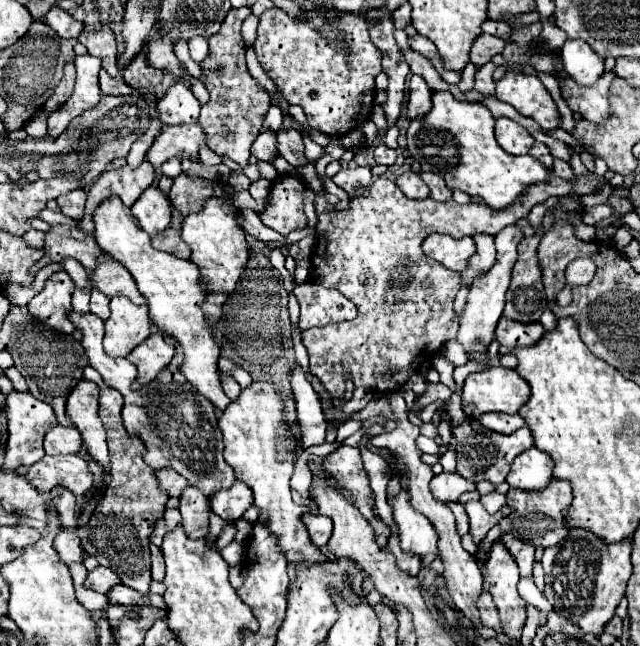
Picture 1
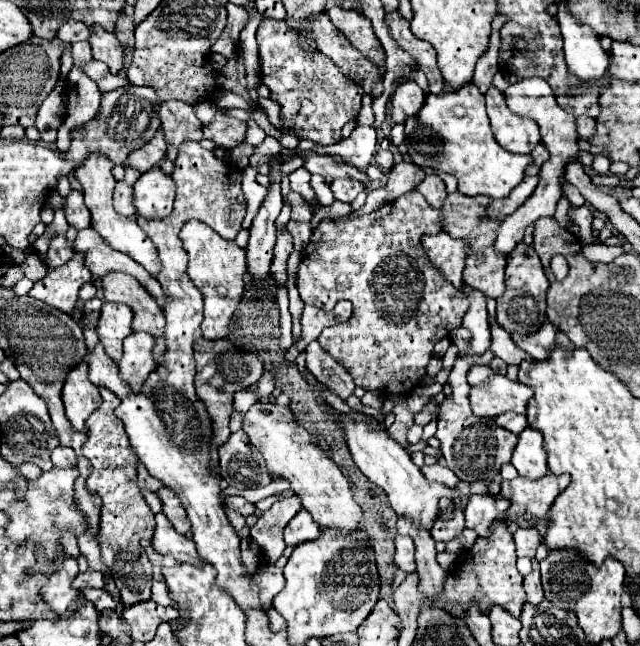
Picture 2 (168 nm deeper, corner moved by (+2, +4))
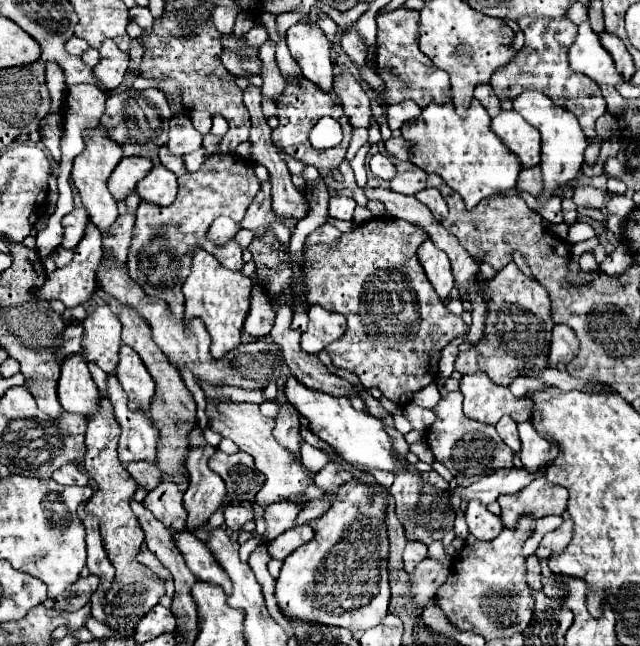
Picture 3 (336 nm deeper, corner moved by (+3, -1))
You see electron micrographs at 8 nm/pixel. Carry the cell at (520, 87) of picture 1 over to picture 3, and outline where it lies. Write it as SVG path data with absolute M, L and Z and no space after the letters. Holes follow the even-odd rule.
M524 91L520 93L516 99L512 99L514 103L514 111L518 111L532 127L536 127L542 135L542 193L536 197L538 203L546 203L550 197L554 197L554 193L566 185L570 179L574 179L578 175L578 171L582 169L582 161L584 161L584 149L588 147L586 143L586 135L578 125L578 119L570 113L564 111L560 107L556 107L552 103L552 99L548 99L548 95L540 93L540 91Z

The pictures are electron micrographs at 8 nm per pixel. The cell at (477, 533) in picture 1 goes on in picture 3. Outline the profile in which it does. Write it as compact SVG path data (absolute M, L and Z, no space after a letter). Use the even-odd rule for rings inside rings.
M470 501L466 507L466 523L470 529L470 535L482 541L490 541L504 529L504 523L498 515L490 513L486 505L480 501Z

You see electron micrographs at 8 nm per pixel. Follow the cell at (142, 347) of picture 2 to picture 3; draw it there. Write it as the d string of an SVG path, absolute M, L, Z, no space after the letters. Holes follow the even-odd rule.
M128 345L120 347L120 363L116 369L116 377L128 395L128 407L148 411L150 399L154 395L154 379L142 363L140 355Z

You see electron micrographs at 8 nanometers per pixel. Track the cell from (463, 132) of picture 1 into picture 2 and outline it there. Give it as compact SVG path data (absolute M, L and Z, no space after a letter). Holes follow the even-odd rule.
M475 84L449 94L427 94L423 108L405 122L405 146L419 168L453 174L459 192L467 196L487 194L491 198L505 198L523 180L525 168L531 164L531 156L505 152L497 144L485 112L485 96Z

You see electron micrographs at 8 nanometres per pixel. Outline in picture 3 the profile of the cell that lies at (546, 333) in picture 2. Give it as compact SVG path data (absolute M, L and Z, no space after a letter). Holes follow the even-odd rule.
M556 325L552 331L552 341L550 341L550 355L548 355L548 365L556 367L558 363L570 363L576 357L578 345L576 345L576 335L570 327Z

